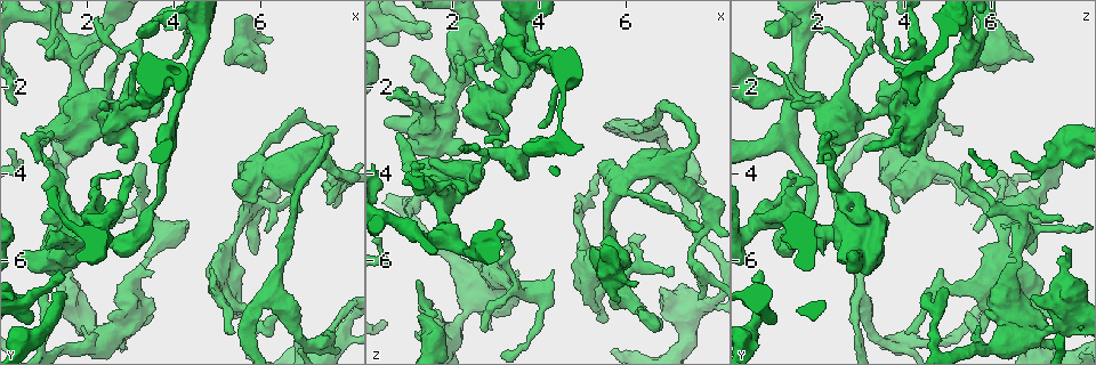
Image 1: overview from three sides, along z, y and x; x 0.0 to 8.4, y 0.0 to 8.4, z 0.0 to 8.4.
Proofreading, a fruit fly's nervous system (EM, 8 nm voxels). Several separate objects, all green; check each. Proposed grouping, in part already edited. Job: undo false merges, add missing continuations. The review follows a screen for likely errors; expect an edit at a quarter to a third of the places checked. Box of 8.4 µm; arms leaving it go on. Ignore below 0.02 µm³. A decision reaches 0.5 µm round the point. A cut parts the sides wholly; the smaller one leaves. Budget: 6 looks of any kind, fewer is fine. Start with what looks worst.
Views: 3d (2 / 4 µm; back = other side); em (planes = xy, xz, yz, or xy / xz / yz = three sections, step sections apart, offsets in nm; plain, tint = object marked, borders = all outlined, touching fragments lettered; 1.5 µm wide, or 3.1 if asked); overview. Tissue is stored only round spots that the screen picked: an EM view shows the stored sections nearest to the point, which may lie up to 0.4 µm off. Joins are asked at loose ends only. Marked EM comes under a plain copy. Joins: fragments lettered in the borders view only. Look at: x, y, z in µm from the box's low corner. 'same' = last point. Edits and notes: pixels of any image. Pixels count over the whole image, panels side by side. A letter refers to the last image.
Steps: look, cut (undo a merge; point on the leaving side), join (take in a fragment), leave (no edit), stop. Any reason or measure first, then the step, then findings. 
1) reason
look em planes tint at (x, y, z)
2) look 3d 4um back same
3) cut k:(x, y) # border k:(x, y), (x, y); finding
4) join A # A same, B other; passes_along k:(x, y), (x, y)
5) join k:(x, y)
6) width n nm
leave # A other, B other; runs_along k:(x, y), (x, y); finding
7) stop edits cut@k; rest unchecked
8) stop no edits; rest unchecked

an open end
look em planes borders at (6.10, 1.65, 6.00)

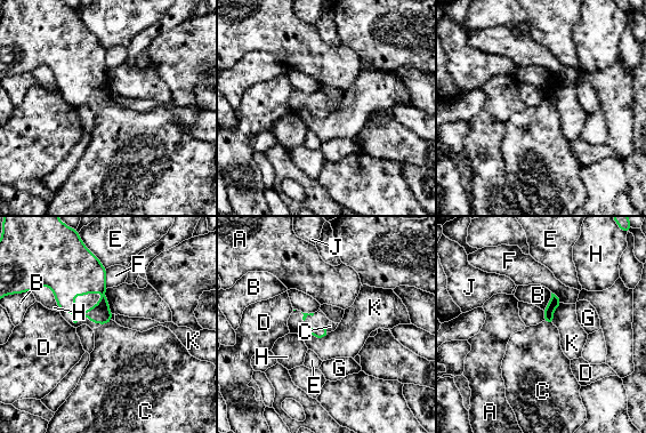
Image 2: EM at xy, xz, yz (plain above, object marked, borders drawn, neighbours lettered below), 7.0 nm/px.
join C # A other, B other, C same, D other, E other, F other, G other, H other, J other, K other; the neuron continues

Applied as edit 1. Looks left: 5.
redraw
look overview

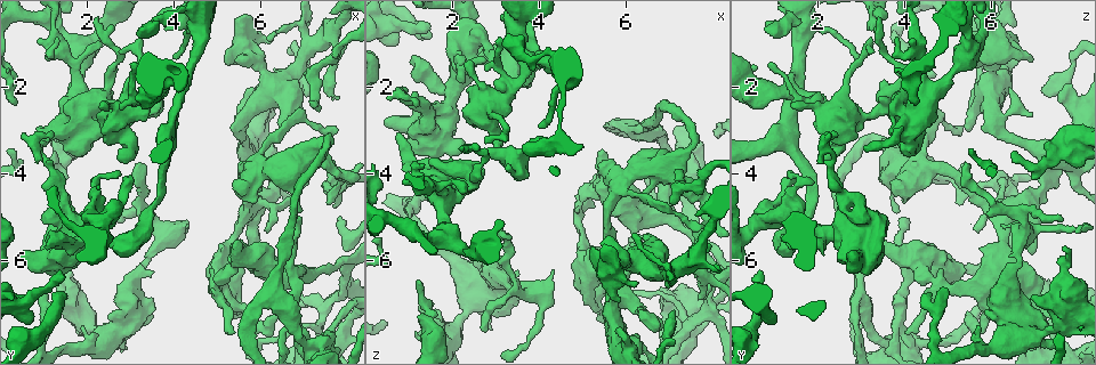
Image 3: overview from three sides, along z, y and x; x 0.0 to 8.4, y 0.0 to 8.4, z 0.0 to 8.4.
look 3d 4um at (4.40, 5.20, 6.20)

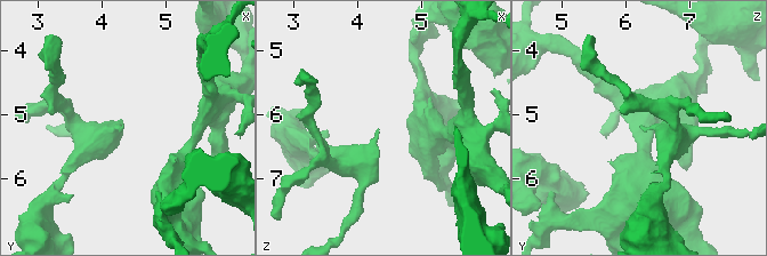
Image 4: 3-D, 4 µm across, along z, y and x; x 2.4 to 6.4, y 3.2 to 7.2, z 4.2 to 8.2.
shape alone is not enough
look em yz step 8 borders at (4.30, 5.15, 6.25)

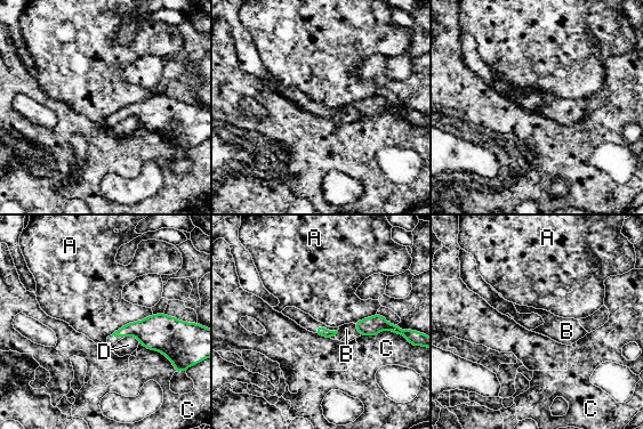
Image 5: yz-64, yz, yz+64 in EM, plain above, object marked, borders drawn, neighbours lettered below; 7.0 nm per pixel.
cut it another way
look em planes borders same

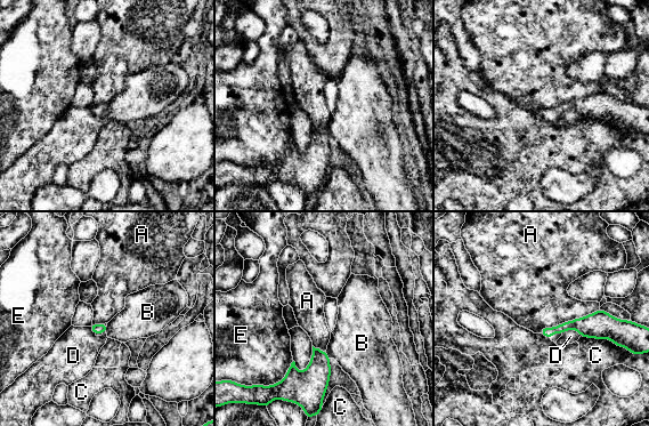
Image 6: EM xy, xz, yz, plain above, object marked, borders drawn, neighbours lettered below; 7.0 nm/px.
leave # A other, B other, C other, D other, E other; border 6:(599, 307), (543, 327), (540, 332); none of them fits

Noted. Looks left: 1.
free end
look em planes borders at (2.75, 5.05, 7.65)

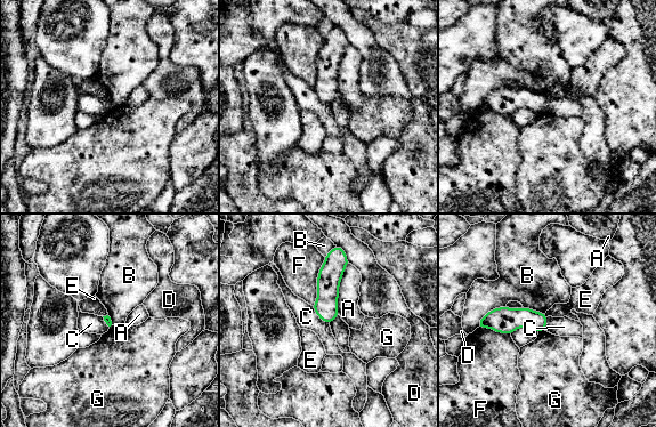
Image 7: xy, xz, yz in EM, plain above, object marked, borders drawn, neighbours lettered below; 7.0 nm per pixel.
leave # A other, B other, C other, D other, E other, F other, G other; border 7:(312, 306), (315, 313), (329, 323); no lettered fragment goes on from it

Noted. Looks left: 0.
stop edits join@2; rest unchecked

